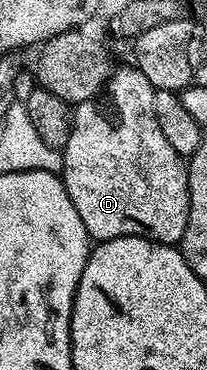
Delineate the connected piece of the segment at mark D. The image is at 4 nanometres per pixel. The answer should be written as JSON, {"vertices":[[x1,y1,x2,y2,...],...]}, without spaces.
{"vertices":[[137,67,119,68,106,83,104,92,93,101,82,101,73,110,74,126,65,149,61,150,63,167,60,172,68,199,80,214,88,235,95,242,117,237,146,237,161,245,181,242,188,223,188,165,168,144,168,139,156,123,152,104,155,87]]}

